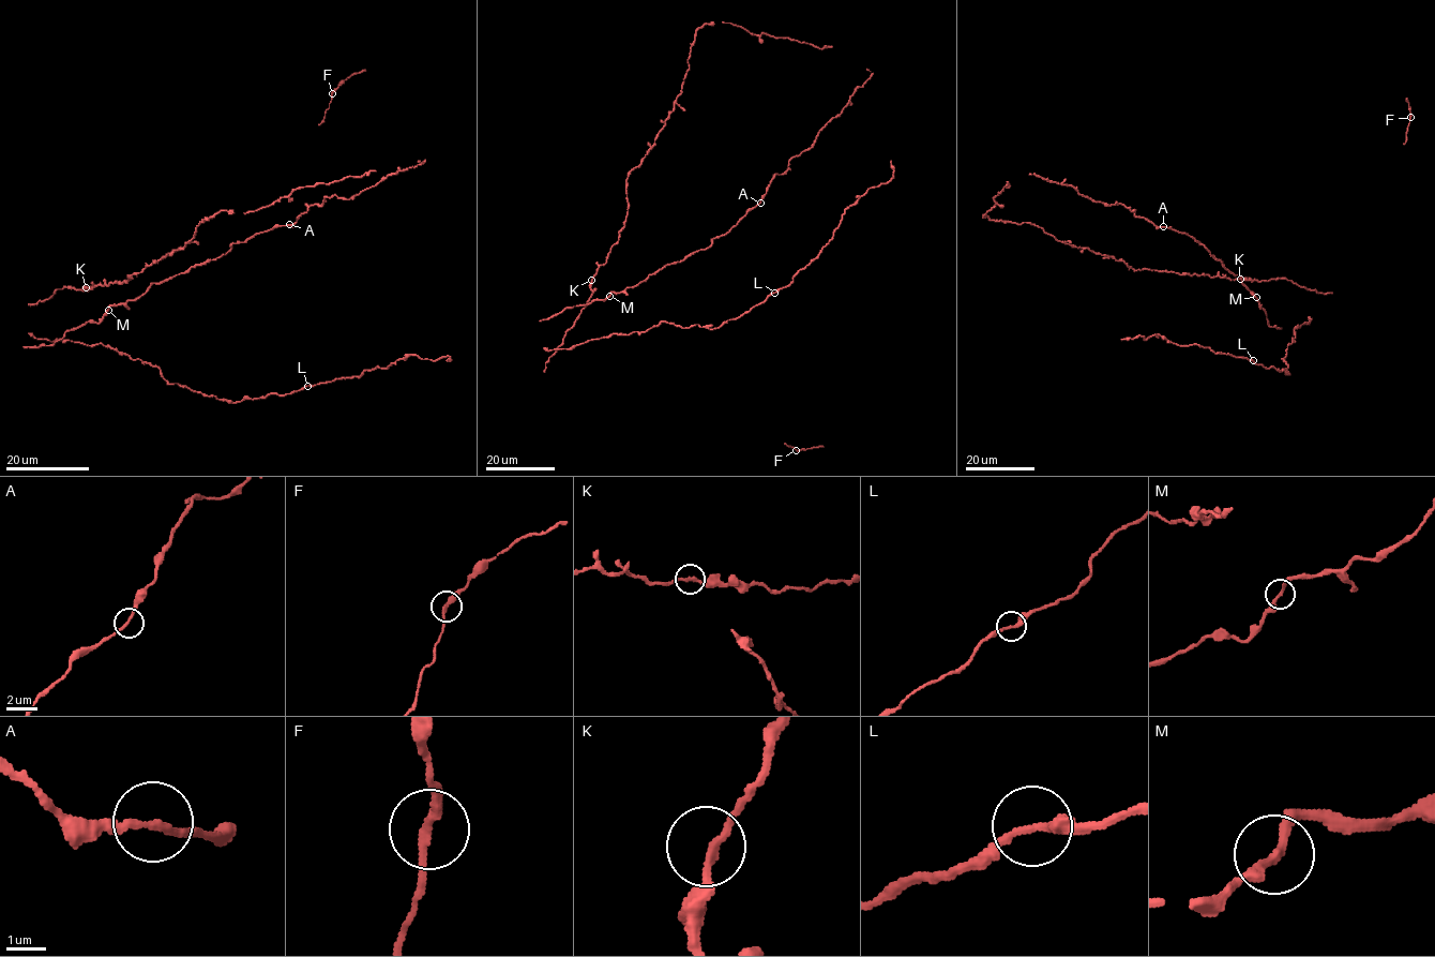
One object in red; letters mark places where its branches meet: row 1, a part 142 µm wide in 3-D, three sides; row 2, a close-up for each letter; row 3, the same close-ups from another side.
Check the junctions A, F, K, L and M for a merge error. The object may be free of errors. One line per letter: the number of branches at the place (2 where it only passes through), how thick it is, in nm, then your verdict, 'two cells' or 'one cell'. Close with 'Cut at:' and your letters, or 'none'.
A: 2 | 190 nm | one cell
F: 2 | 240 nm | one cell
K: 2 | 200 nm | one cell
L: 2 | 200 nm | one cell
M: 2 | 200 nm | one cell
Cut at: none

